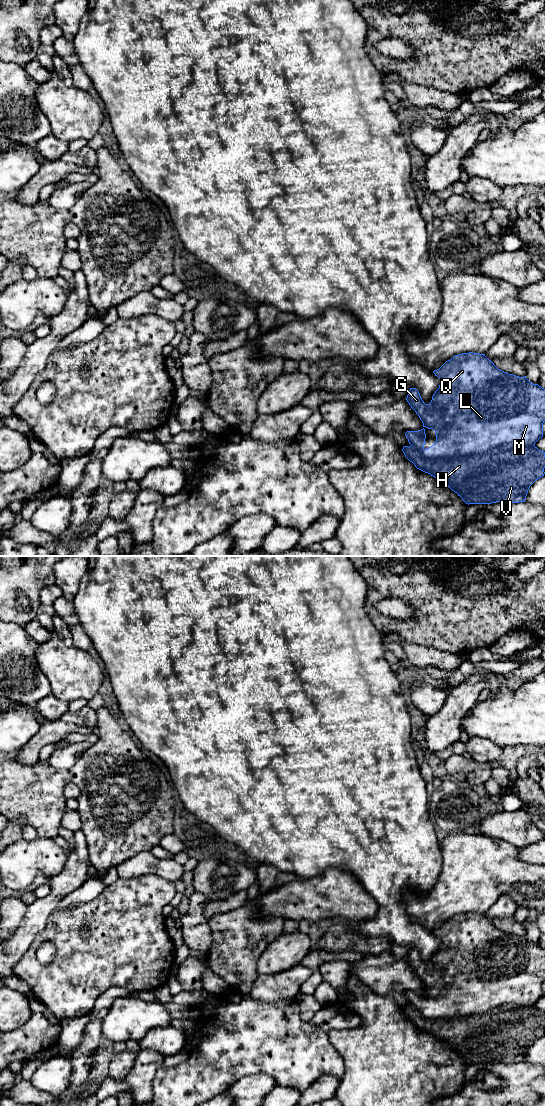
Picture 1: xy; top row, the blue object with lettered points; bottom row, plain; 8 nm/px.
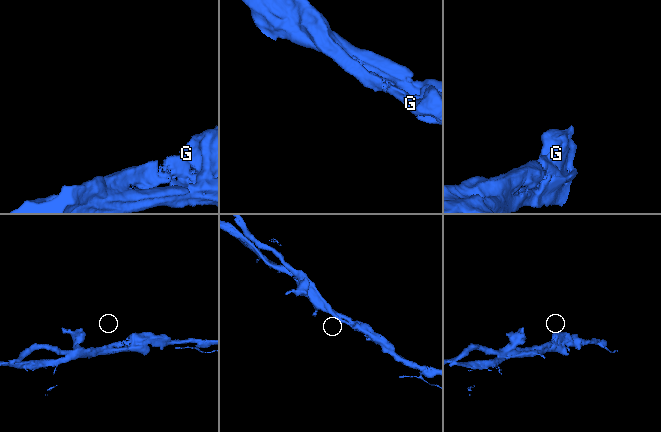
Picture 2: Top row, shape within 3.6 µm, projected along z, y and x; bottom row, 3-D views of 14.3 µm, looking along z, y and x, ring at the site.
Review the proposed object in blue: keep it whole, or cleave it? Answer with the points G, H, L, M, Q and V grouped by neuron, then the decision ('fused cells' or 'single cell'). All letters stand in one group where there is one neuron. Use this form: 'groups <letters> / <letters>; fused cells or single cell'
groups G L M Q / H V; fused cells

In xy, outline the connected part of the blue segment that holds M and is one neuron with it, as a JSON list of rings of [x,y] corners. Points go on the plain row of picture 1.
[[[473,912],[453,916],[433,933],[440,939],[440,945],[429,964],[424,963],[416,948],[410,948],[406,958],[422,981],[423,987],[434,990],[436,994],[434,1004],[425,1009],[426,994],[424,988],[405,993],[409,1004],[420,1010],[424,1018],[436,1020],[480,1014],[504,1004],[532,1006],[543,997],[545,949],[538,944],[531,943],[526,936],[519,937],[508,934],[498,929],[485,914]]]

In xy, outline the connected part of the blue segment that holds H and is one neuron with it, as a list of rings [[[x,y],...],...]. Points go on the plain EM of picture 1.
[[[504,1004],[480,1014],[436,1020],[424,1018],[413,1006],[402,1011],[417,1029],[445,1043],[468,1065],[525,1062],[530,1046],[545,1034],[545,1012],[534,1005]]]

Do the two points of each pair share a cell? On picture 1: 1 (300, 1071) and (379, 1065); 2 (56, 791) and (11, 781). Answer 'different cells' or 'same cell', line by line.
1: different cells
2: same cell

